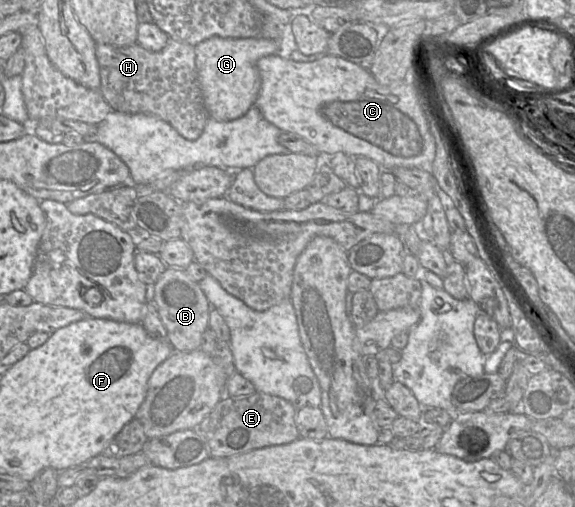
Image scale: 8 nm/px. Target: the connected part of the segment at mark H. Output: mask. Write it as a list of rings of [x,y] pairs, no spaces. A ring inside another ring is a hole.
[[[170,38],[166,46],[158,52],[148,51],[137,43],[127,47],[97,44],[96,58],[101,78],[99,91],[113,111],[128,114],[144,113],[156,116],[169,123],[181,136],[188,140],[196,140],[201,136],[209,119],[209,114],[204,104],[198,80],[195,46]]]

